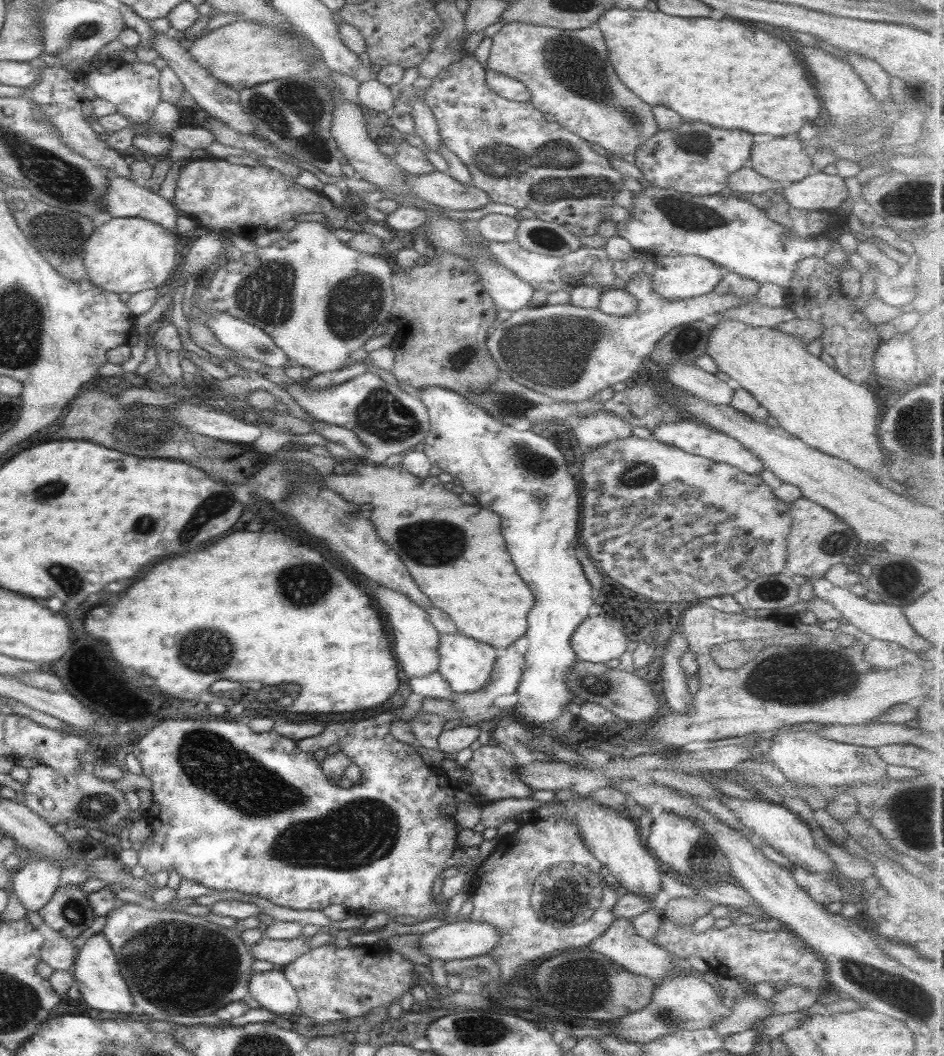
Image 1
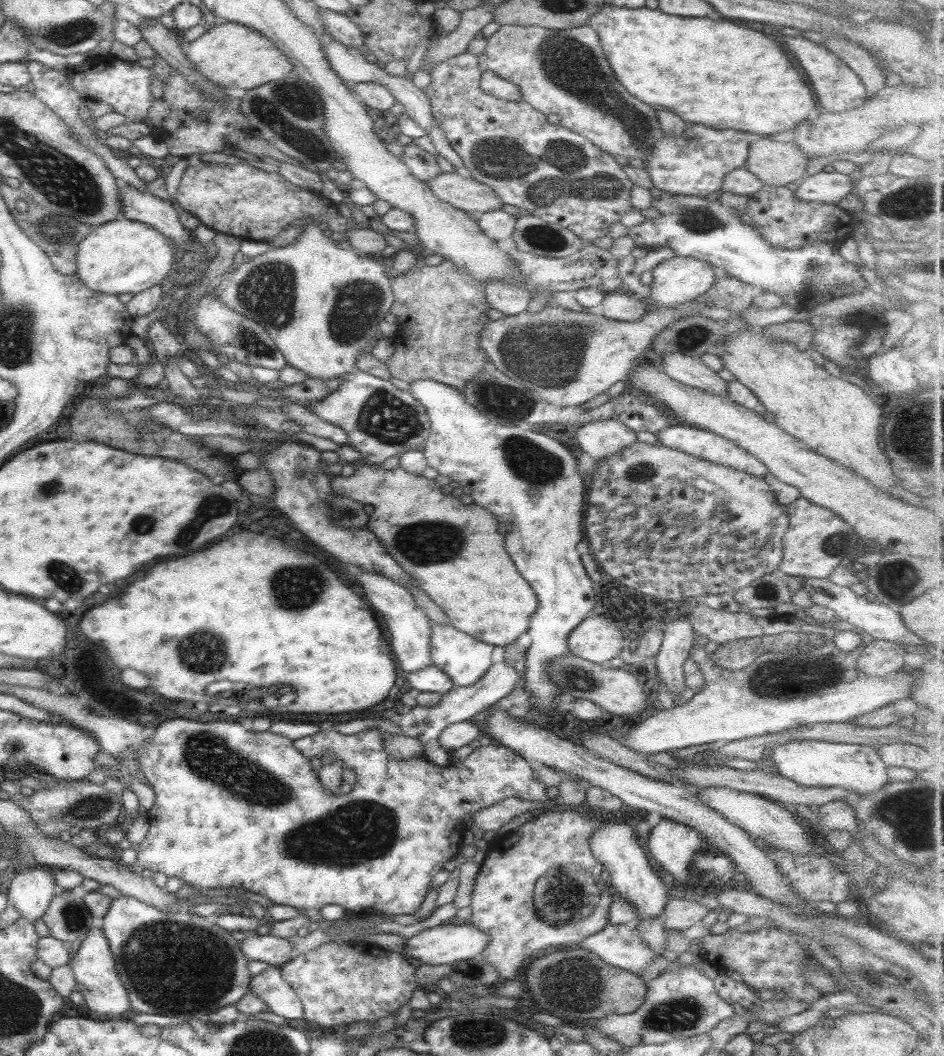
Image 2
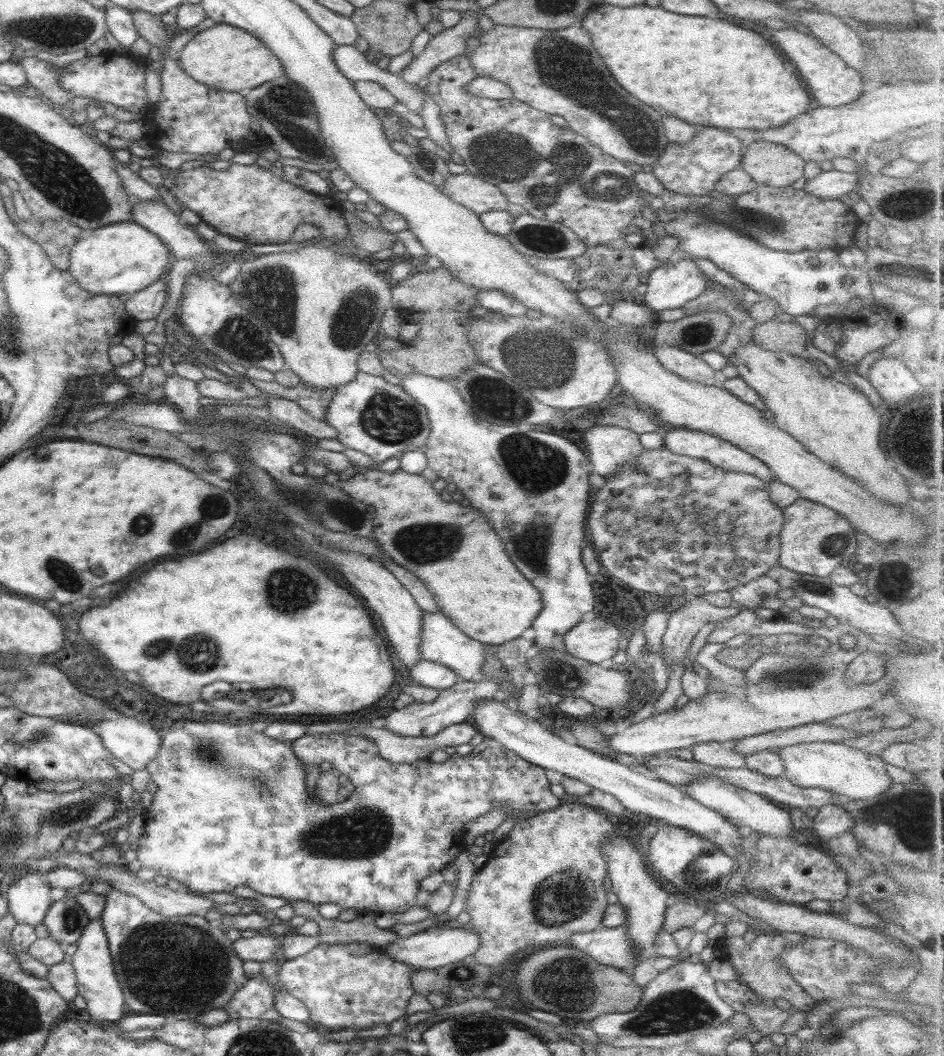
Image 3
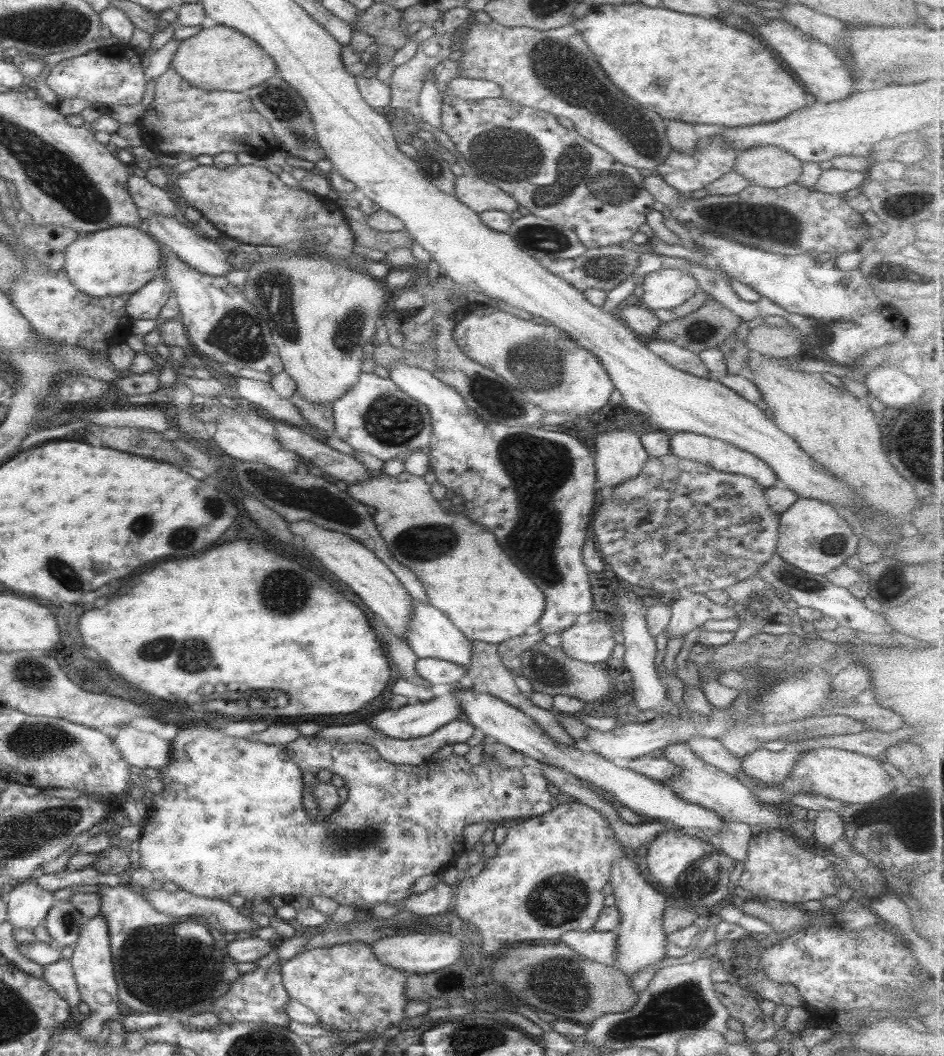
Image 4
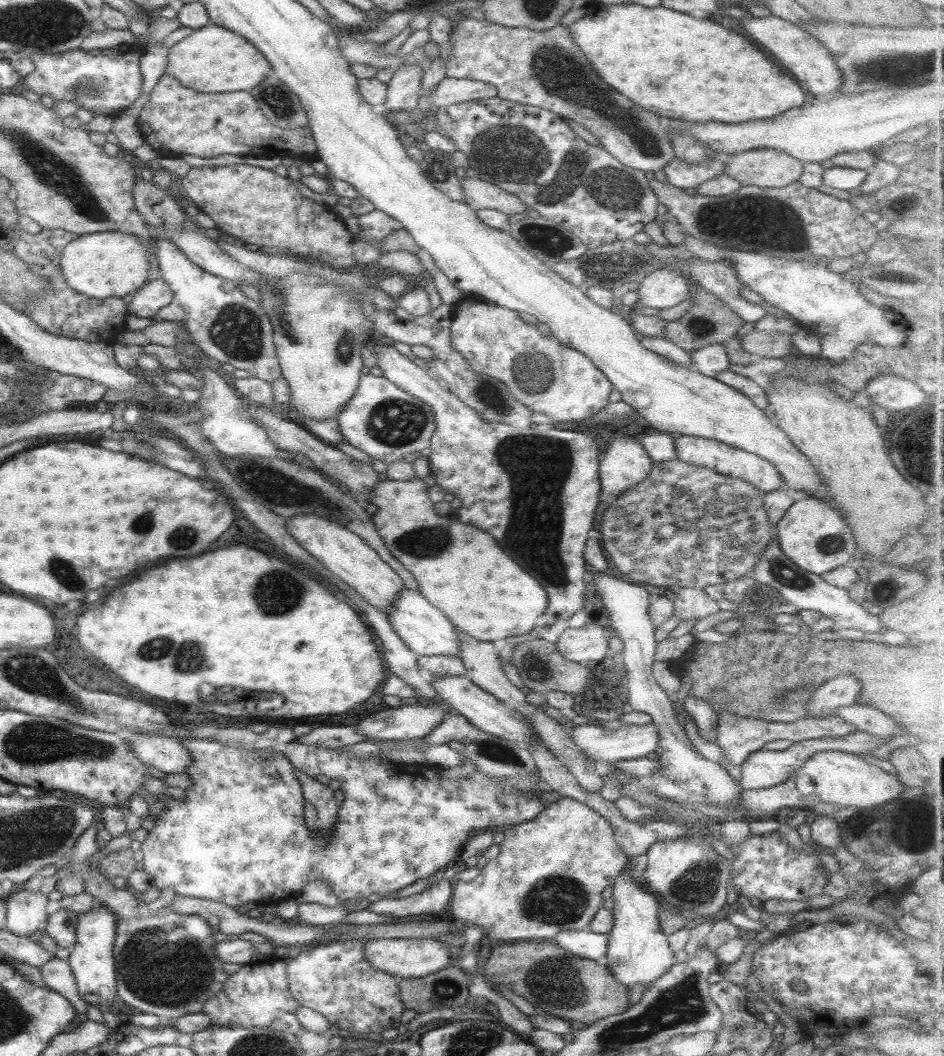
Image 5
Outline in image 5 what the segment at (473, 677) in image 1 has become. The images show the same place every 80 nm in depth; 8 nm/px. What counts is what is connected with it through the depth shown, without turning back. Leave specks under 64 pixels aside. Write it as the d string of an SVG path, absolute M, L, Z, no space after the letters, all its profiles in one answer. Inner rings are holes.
M401 587L392 600L388 619L393 635L398 637L415 657L457 656L459 658L456 629L440 610L437 610L430 602L427 602L426 598L423 598L417 589Z

